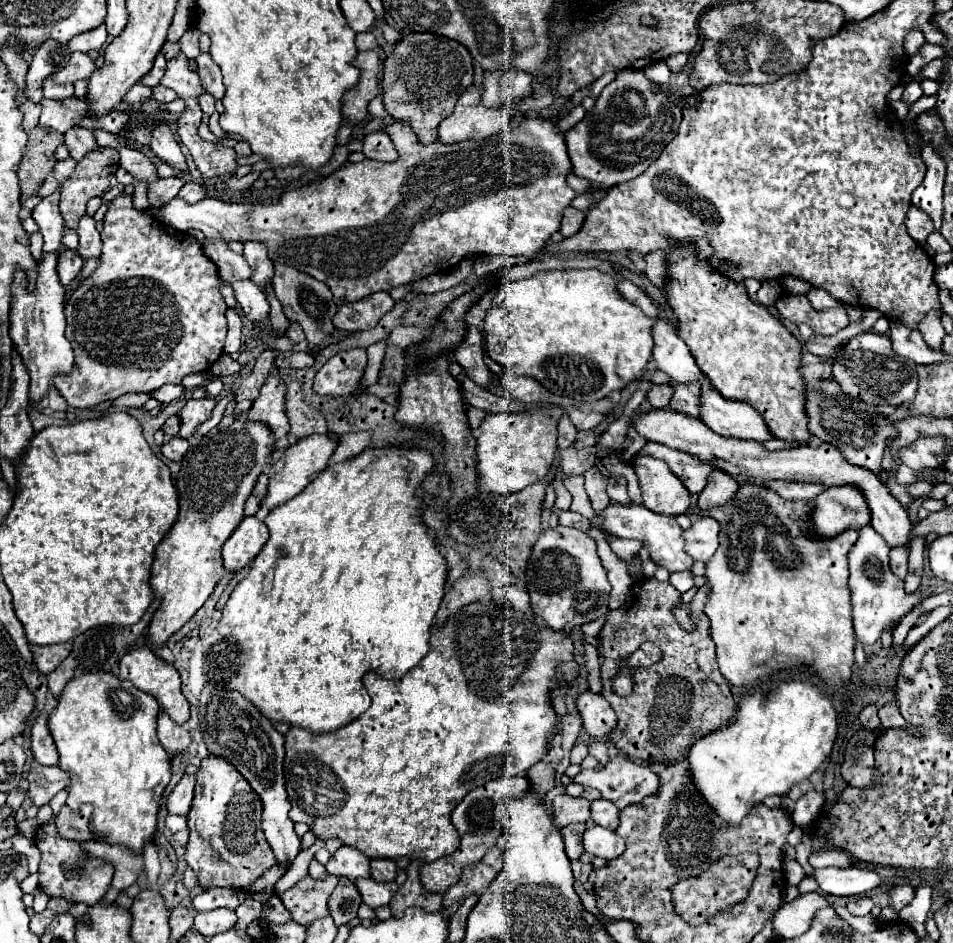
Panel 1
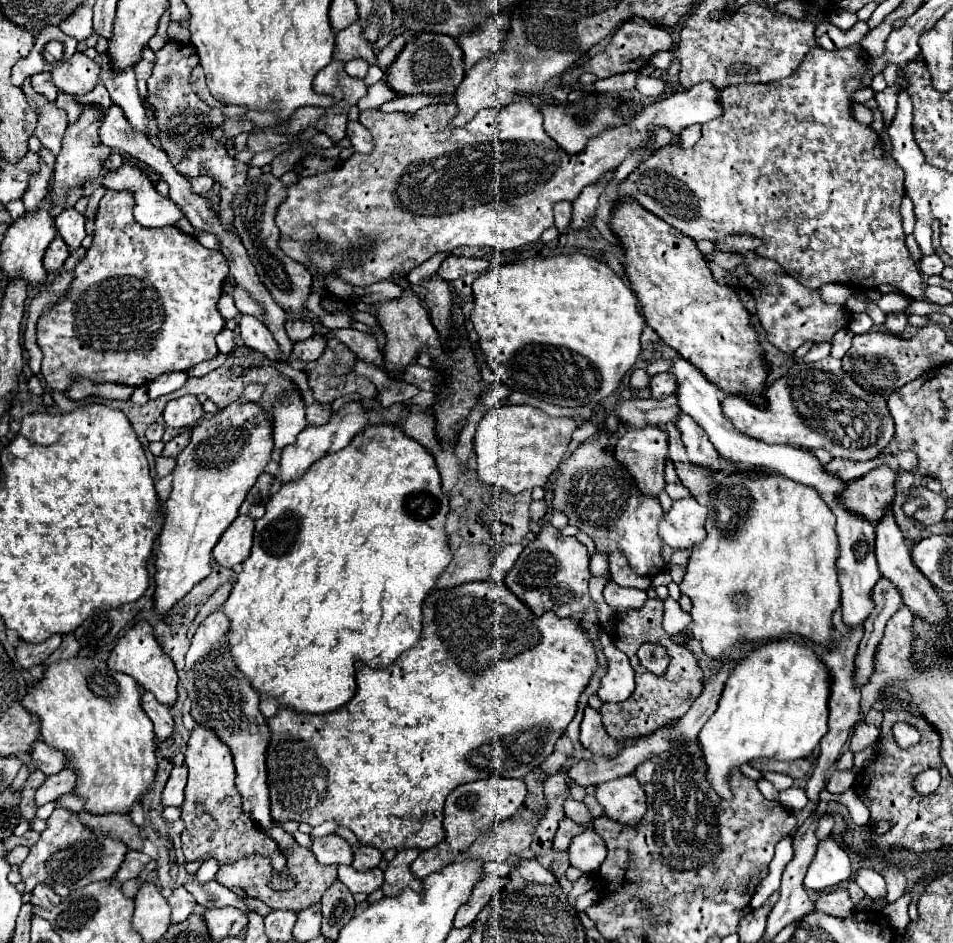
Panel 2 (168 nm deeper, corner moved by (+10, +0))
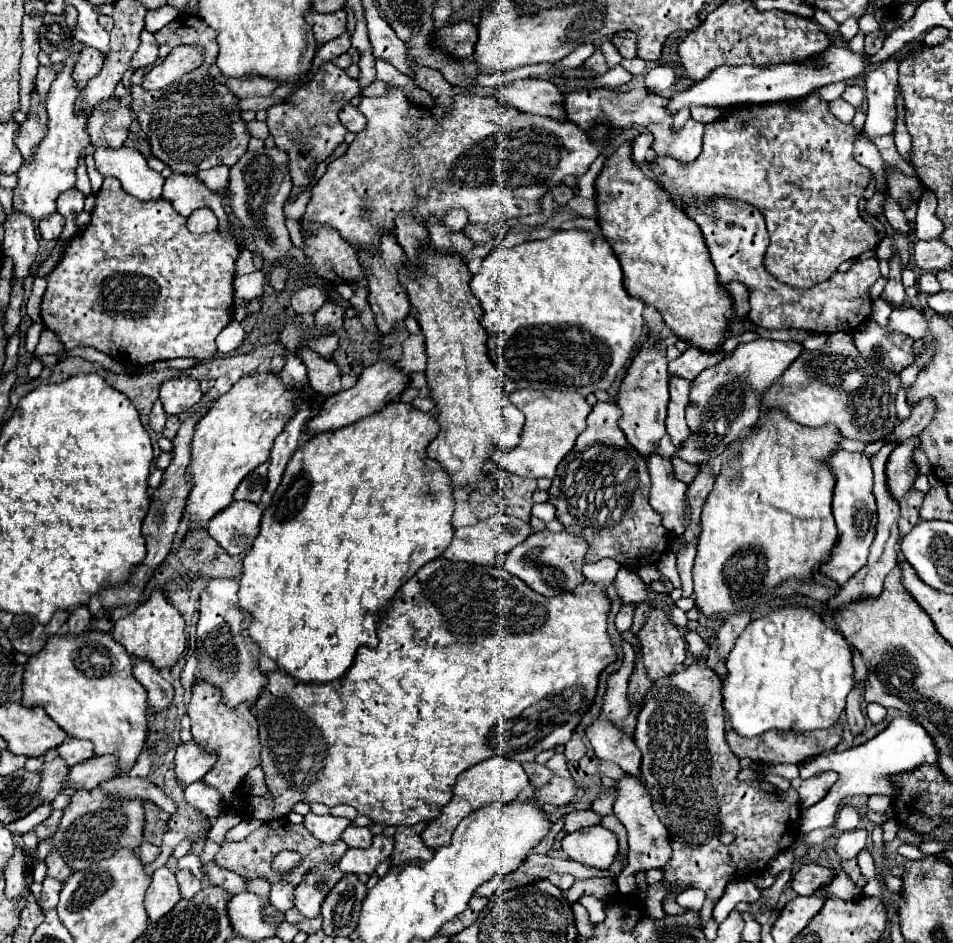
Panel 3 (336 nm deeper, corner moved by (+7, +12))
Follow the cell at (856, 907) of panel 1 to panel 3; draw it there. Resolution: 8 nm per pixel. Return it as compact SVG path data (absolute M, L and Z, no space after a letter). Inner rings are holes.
M807 863L807 865L801 865L797 869L797 873L793 875L791 889L797 895L813 895L813 891L817 887L821 887L821 883L827 883L833 877L835 875L831 873L831 869L821 867L821 865L815 865L815 863Z

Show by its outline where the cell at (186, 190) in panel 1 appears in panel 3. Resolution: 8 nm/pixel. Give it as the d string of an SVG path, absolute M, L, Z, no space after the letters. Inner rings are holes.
M217 165L217 167L211 167L211 169L199 171L197 177L207 185L207 189L211 193L225 193L227 183L229 183L229 167Z

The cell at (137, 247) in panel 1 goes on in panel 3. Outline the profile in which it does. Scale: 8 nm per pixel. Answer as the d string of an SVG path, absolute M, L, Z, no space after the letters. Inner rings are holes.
M105 177L103 185L97 193L97 203L91 211L91 221L89 225L79 231L63 249L63 255L57 263L57 267L47 275L47 291L41 303L41 319L45 323L47 329L51 329L61 343L65 345L65 349L71 347L95 347L97 351L111 355L115 361L119 363L135 363L135 365L147 365L147 363L155 363L161 359L179 359L179 357L191 357L197 361L205 361L211 359L215 353L215 337L221 333L223 327L229 325L229 321L233 319L235 313L235 305L233 305L233 279L235 279L235 261L239 257L239 245L235 243L235 239L227 239L225 235L215 233L205 233L205 235L195 235L187 229L187 219L183 215L179 215L171 201L165 197L159 199L149 199L149 201L141 201L129 193L125 193L119 185L119 181L115 177Z

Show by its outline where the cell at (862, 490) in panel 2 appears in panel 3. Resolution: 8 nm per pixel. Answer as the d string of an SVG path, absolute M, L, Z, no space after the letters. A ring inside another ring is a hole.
M909 437L897 445L897 451L889 457L887 483L895 499L901 499L917 479L917 465L913 461L913 451L919 447L919 437Z

